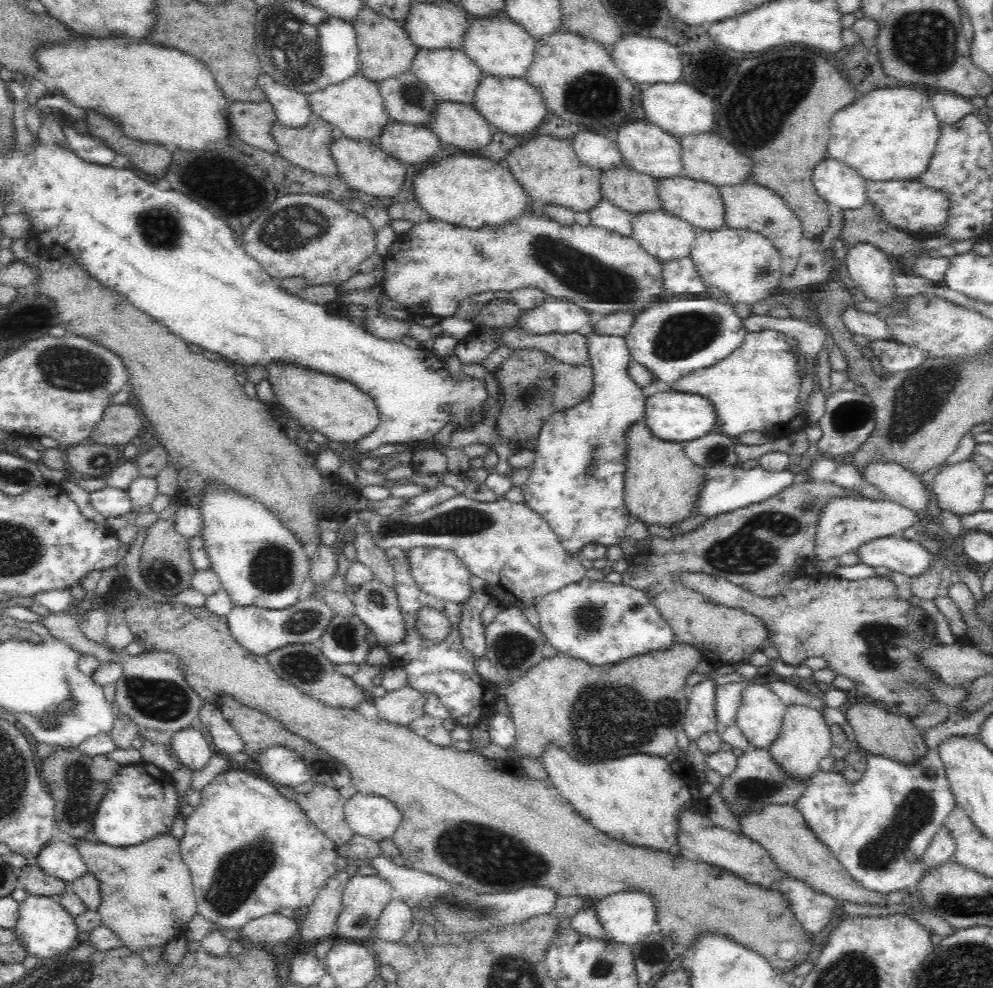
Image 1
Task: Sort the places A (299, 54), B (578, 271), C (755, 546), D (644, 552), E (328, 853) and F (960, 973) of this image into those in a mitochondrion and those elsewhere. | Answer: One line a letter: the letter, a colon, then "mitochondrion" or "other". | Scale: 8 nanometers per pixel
A: mitochondrion
B: mitochondrion
C: mitochondrion
D: other
E: other
F: mitochondrion

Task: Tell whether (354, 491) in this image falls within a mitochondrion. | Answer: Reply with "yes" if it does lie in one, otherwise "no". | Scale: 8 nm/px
no

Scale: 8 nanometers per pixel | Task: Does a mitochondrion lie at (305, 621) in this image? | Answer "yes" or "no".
yes

